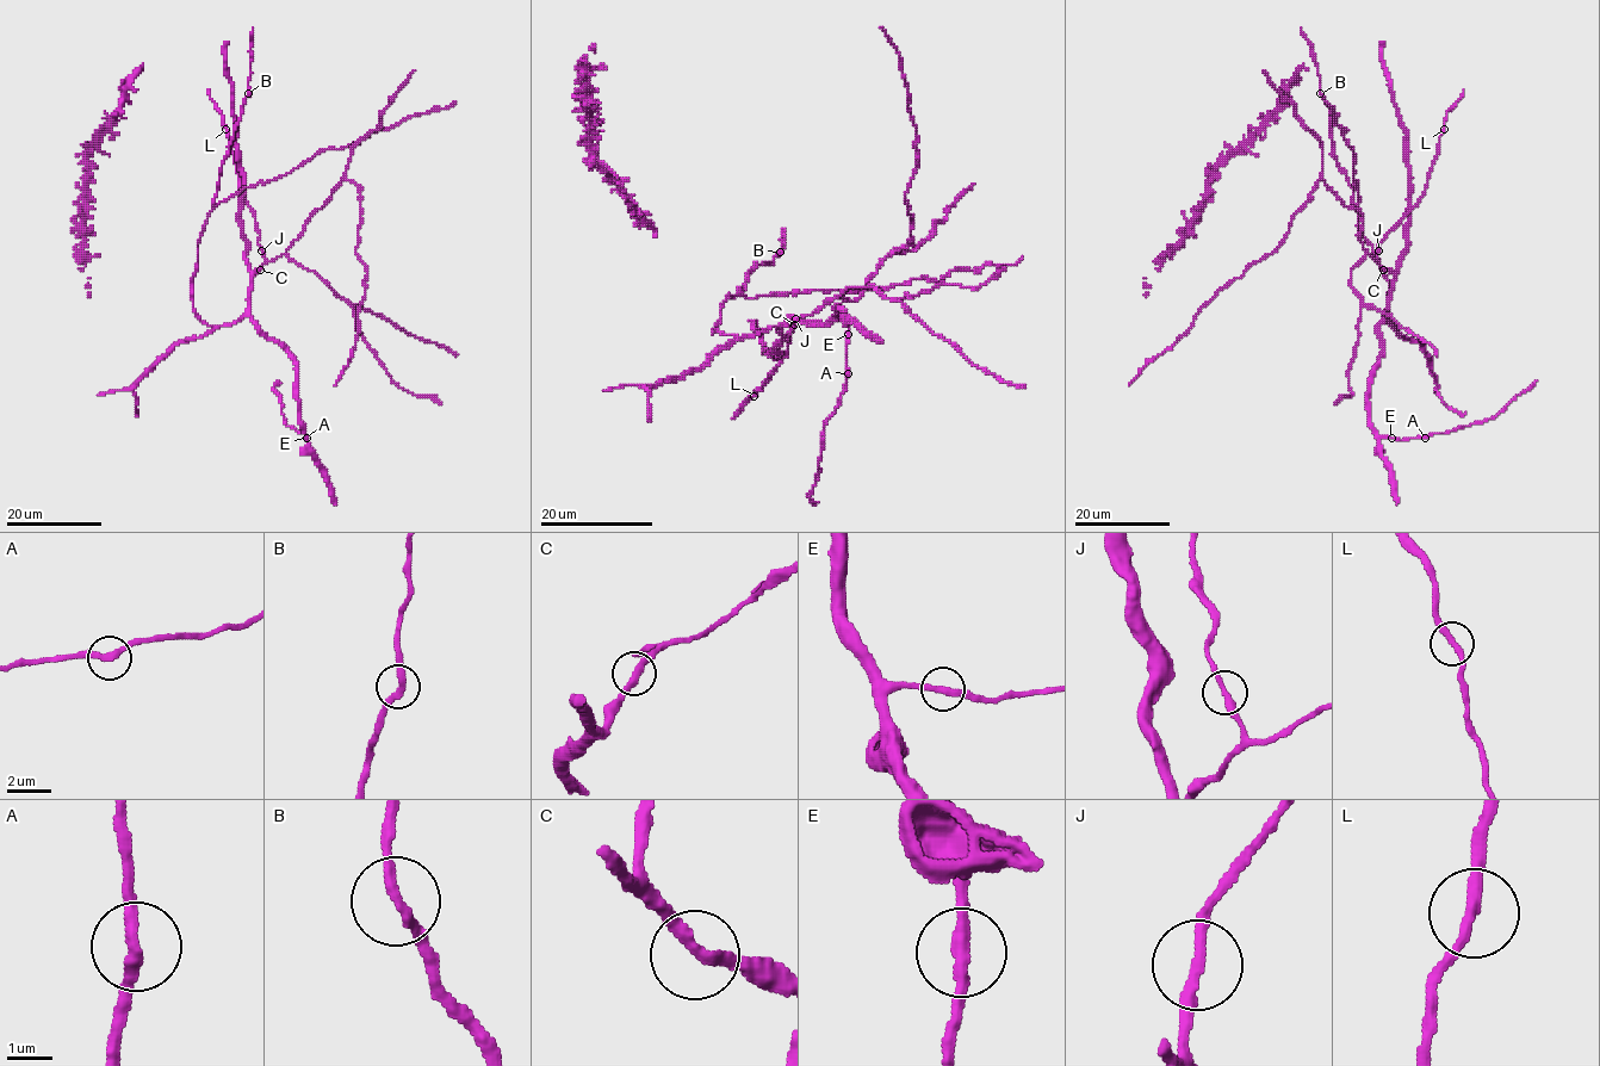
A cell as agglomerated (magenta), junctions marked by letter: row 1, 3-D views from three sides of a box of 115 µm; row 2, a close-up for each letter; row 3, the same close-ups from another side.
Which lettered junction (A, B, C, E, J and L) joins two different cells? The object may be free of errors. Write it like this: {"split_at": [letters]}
{"split_at": []}

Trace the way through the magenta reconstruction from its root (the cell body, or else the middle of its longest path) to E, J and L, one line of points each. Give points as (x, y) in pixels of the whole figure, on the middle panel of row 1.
E: (720, 313), (714, 332), (752, 336), (786, 326), (794, 318), (828, 323), (837, 308), (848, 321), (848, 334)
J: (720, 313), (714, 332), (733, 336), (752, 336), (775, 327), (786, 338), (799, 317), (795, 318)
L: (720, 313), (714, 332), (733, 336), (775, 327), (786, 338), (799, 317), (791, 323), (788, 353), (754, 395)

